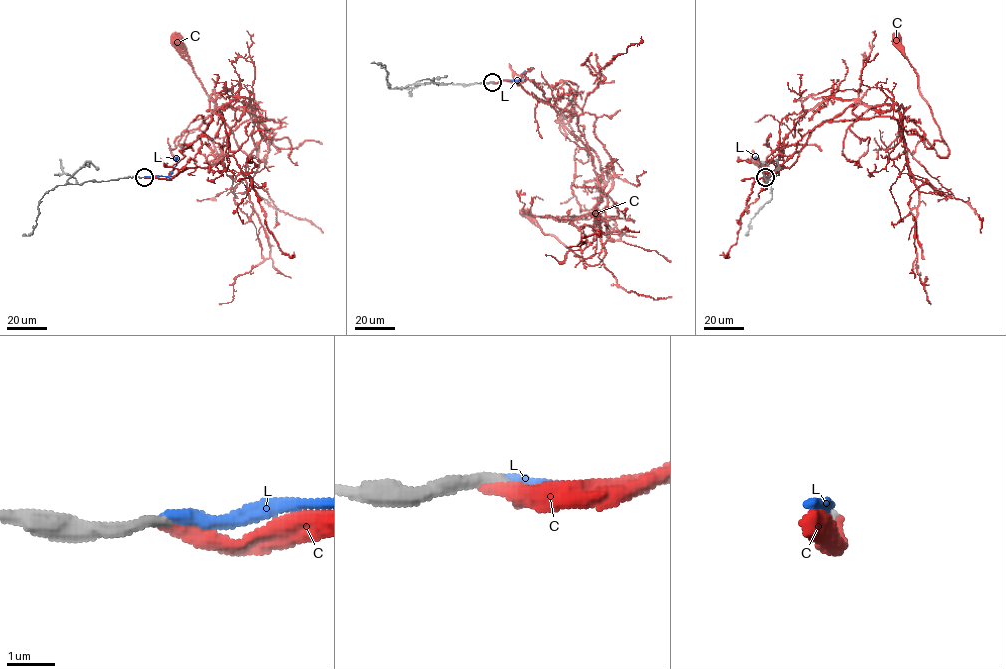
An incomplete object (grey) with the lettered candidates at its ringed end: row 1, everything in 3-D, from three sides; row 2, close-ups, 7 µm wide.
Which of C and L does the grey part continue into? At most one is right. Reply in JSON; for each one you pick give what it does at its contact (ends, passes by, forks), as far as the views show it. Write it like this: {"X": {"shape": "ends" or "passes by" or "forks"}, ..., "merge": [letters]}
{"L": {"shape": "ends"}, "merge": ["L"]}

